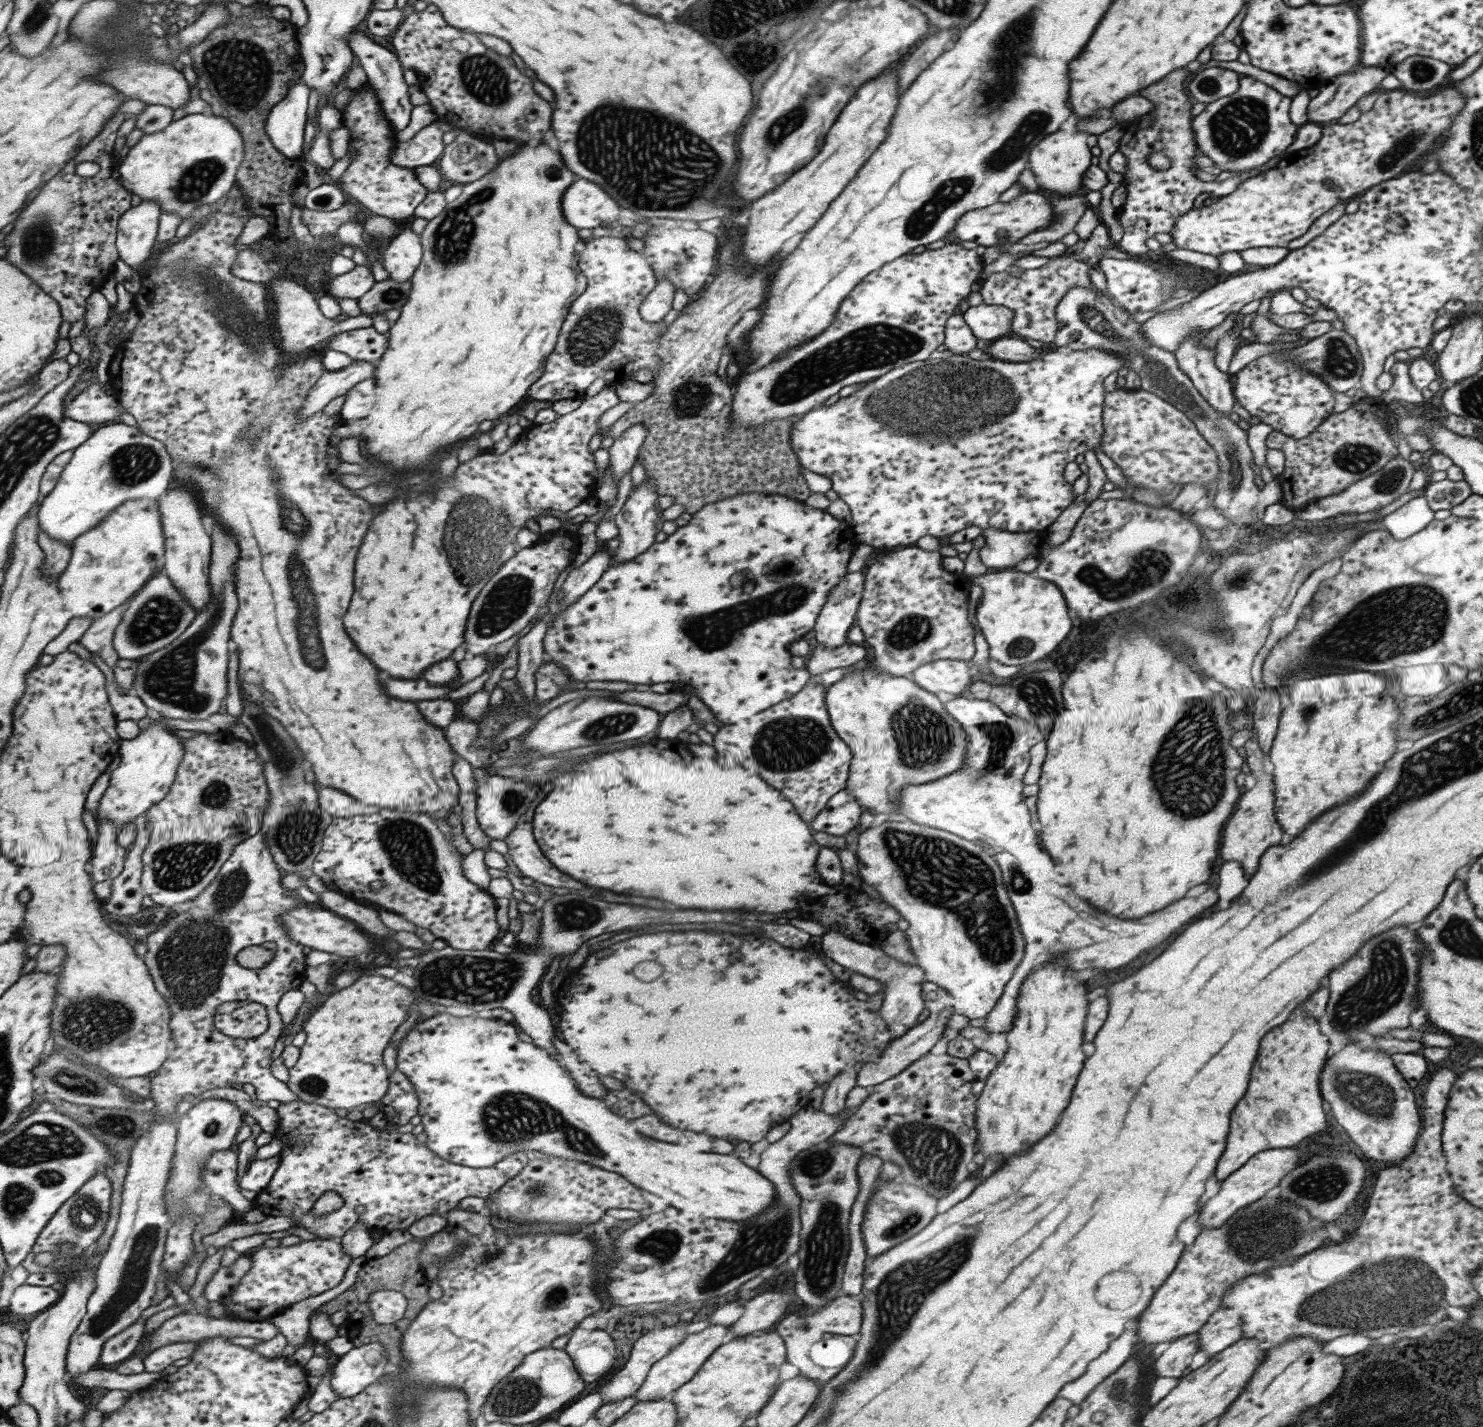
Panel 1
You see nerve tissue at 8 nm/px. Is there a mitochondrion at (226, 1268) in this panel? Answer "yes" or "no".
no

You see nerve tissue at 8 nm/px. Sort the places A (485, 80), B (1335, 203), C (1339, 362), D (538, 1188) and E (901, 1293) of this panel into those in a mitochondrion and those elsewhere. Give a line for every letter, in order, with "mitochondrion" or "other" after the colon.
A: mitochondrion
B: other
C: mitochondrion
D: mitochondrion
E: mitochondrion

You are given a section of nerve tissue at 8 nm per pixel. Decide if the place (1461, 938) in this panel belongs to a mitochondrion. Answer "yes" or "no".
yes

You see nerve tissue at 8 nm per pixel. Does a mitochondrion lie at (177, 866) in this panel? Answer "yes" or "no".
yes

